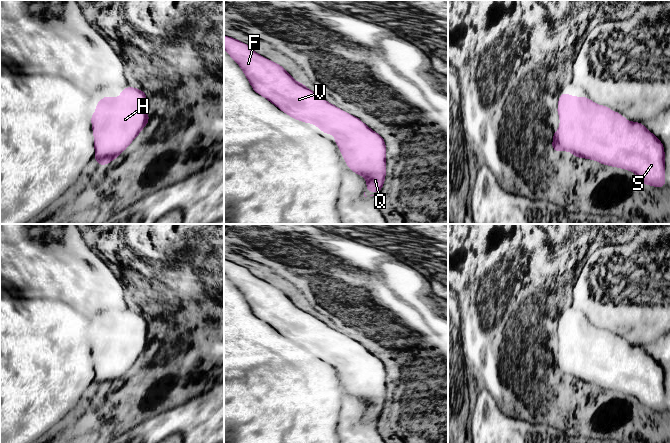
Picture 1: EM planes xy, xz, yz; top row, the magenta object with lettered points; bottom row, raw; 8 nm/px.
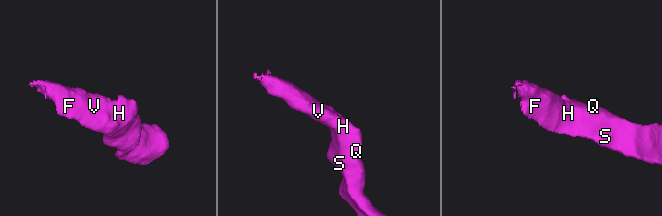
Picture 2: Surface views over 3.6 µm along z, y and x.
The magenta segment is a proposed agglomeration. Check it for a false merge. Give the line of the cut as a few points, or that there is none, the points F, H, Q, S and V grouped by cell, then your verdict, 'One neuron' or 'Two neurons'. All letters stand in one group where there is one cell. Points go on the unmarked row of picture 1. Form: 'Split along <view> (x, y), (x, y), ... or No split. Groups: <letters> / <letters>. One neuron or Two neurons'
No split. Groups: F H Q S V. One neuron

